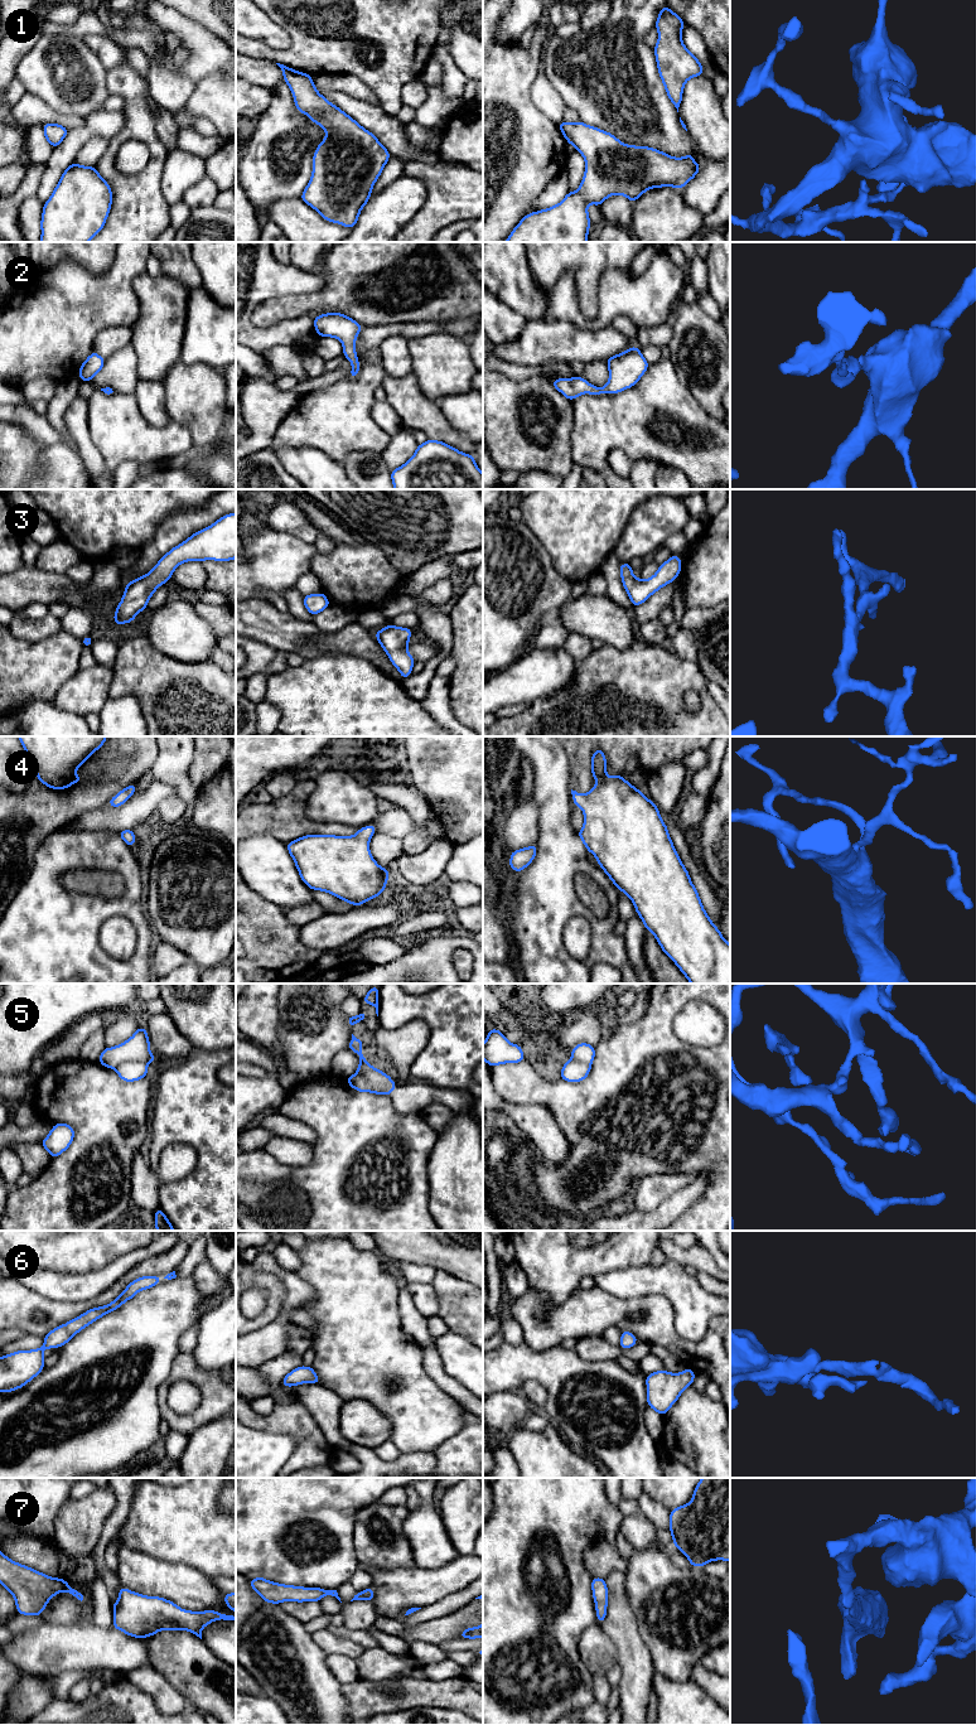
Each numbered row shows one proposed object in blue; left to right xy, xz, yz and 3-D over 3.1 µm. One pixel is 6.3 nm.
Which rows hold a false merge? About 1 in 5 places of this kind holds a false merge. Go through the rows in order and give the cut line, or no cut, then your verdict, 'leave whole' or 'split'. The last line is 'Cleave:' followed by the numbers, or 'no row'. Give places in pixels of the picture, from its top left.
1: cut none; leave whole
2: cut none; leave whole
3: cut none; leave whole
4: cut none; leave whole
5: cut none; leave whole
6: cut none; leave whole
7: cut none; leave whole
Cleave: no row

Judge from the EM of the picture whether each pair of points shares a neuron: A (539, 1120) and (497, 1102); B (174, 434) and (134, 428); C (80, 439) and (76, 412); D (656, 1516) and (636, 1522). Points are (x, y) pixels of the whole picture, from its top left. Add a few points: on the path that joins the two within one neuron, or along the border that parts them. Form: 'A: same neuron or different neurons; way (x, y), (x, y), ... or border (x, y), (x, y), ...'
A: same neuron; way (528, 1119), (507, 1109)
B: same neuron; way (164, 434), (144, 434)
C: same neuron; way (80, 433), (77, 419)
D: different neurons; border (638, 1508), (657, 1527)

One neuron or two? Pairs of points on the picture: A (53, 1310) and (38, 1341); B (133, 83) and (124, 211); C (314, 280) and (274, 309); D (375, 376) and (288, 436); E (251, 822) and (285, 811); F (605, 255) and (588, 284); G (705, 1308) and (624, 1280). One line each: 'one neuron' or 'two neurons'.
A: two neurons
B: one neuron
C: two neurons
D: one neuron
E: one neuron
F: one neuron
G: one neuron

